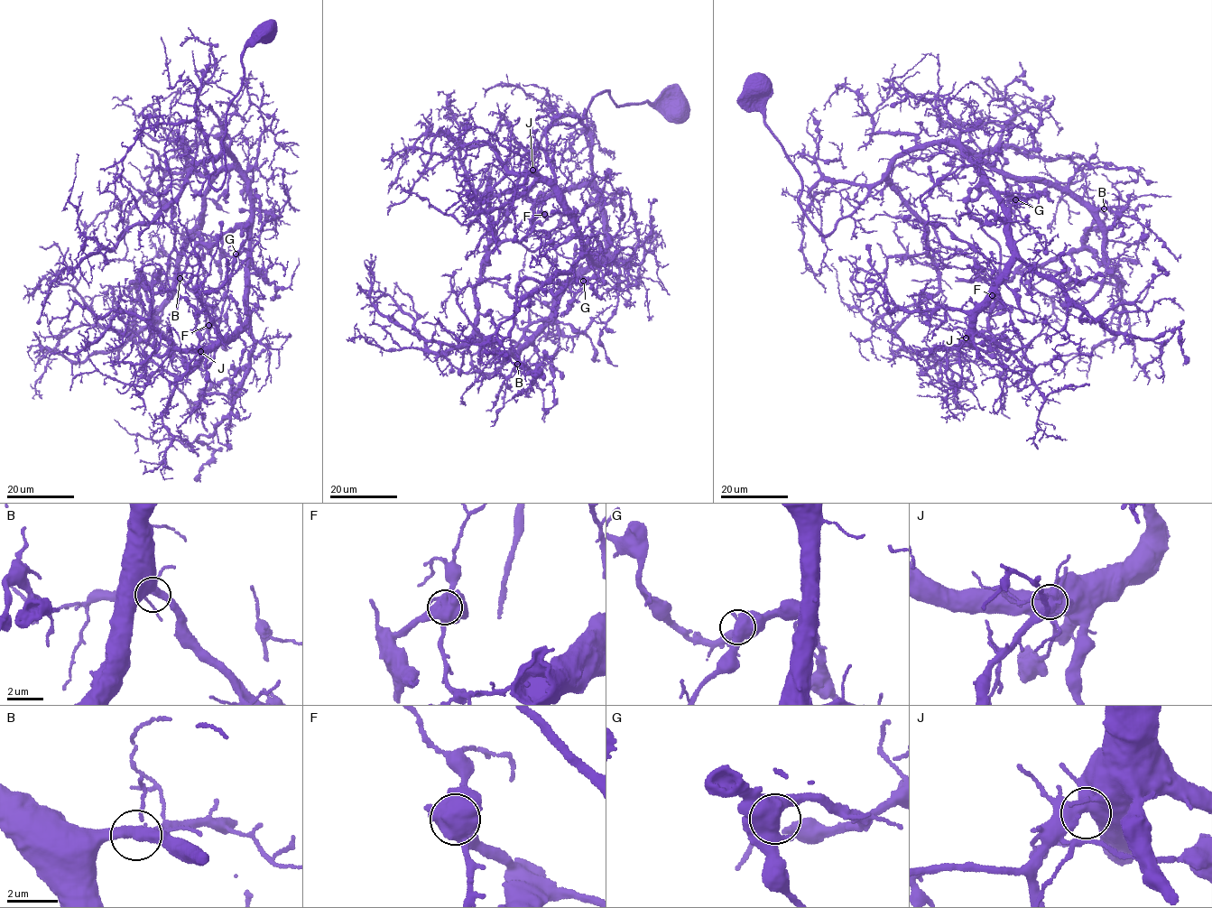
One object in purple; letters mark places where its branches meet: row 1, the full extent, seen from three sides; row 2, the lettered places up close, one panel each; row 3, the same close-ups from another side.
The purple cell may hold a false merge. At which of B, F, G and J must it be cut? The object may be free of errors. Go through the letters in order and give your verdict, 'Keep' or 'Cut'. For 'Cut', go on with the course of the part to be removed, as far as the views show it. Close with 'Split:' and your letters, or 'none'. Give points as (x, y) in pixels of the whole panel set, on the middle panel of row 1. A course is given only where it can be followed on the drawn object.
B: Keep
F: Cut. Course of the part to remove: (544, 214), (532, 220), (524, 241), (531, 232), (560, 229), (594, 203), (611, 169)
G: Keep
J: Keep
Split: F

